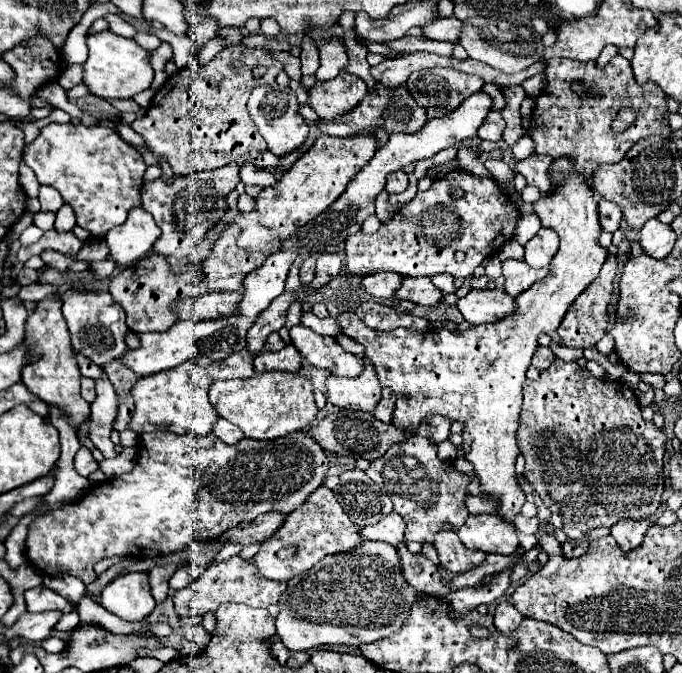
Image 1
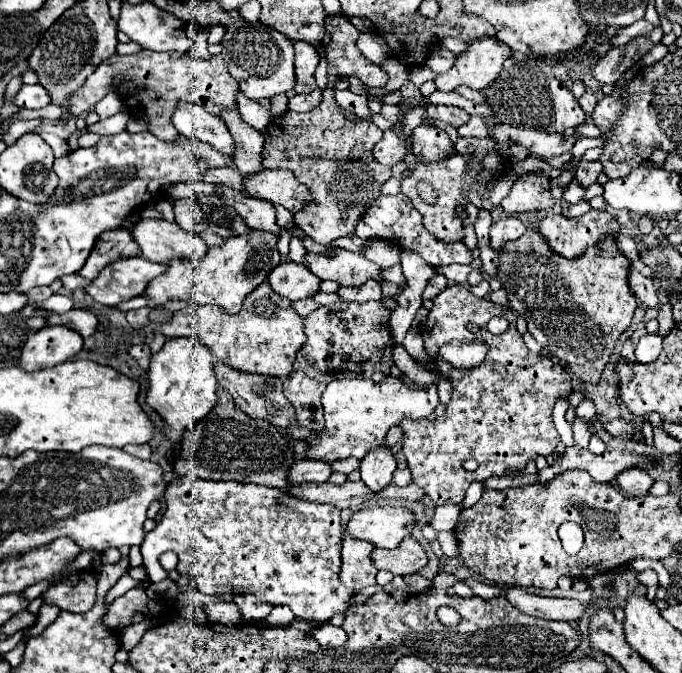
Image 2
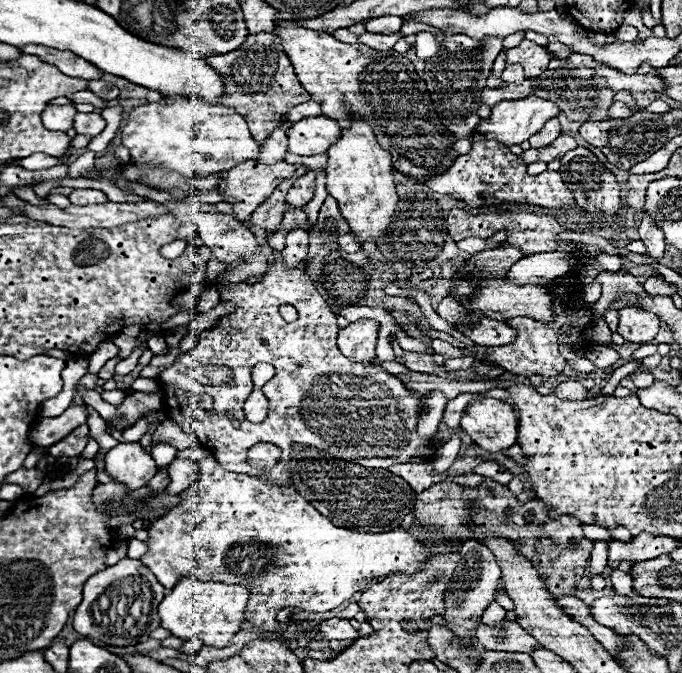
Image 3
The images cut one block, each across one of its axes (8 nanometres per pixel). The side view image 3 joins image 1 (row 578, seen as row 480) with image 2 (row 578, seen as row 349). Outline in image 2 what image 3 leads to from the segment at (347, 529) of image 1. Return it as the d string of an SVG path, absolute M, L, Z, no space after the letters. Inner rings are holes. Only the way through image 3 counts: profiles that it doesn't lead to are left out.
M188 476L176 478L168 484L166 488L166 512L162 516L162 520L156 524L154 530L150 530L140 546L142 558L144 558L144 566L148 568L148 578L150 582L162 582L164 576L158 576L160 568L160 556L168 550L176 552L178 556L178 572L180 574L188 574L192 576L192 586L198 588L204 594L220 594L220 592L230 592L230 594L254 594L264 602L270 604L288 604L292 608L292 612L296 614L298 620L308 620L308 622L328 622L336 612L344 610L352 592L346 590L342 586L342 582L338 580L338 570L340 570L340 546L342 546L342 526L340 526L340 510L336 506L326 506L326 504L316 504L316 502L304 502L292 496L284 496L278 488L272 486L260 486L260 484L242 484L242 482L214 482L214 480L192 480Z

